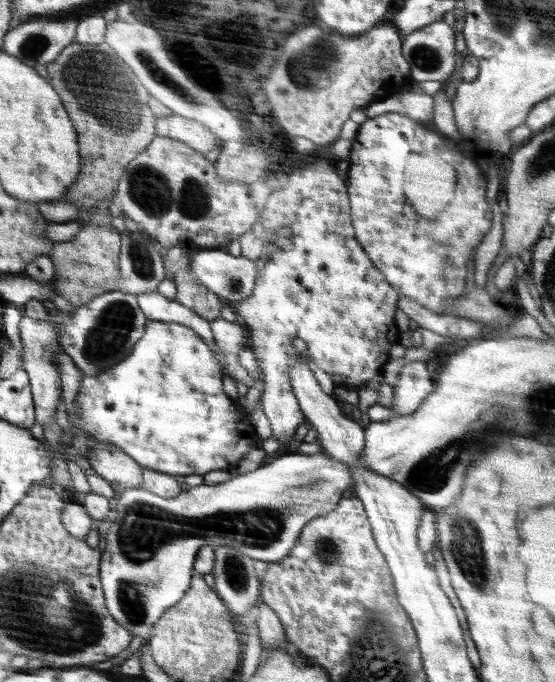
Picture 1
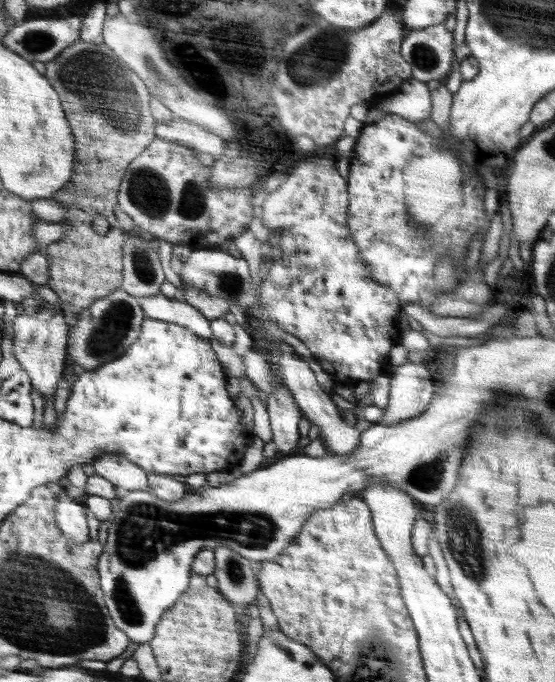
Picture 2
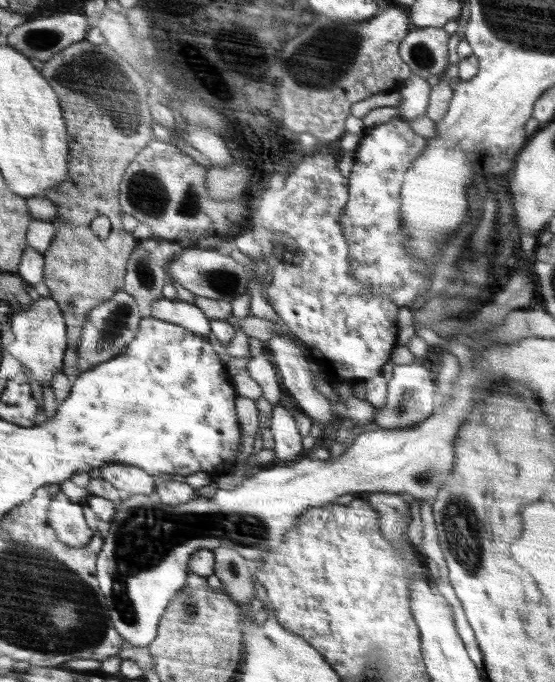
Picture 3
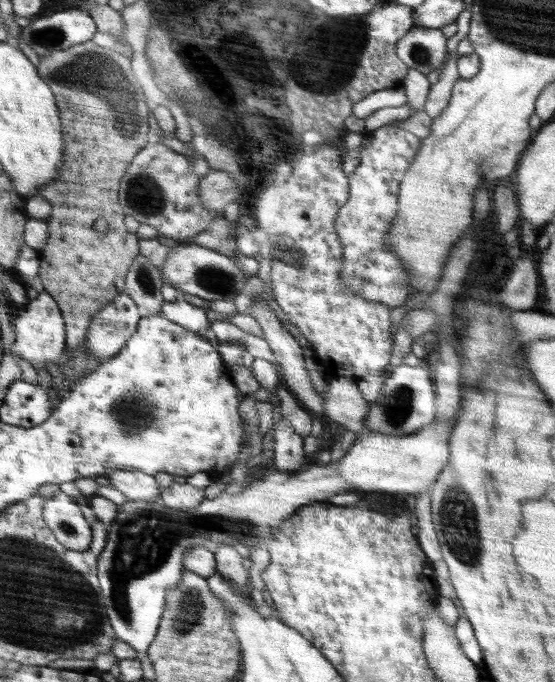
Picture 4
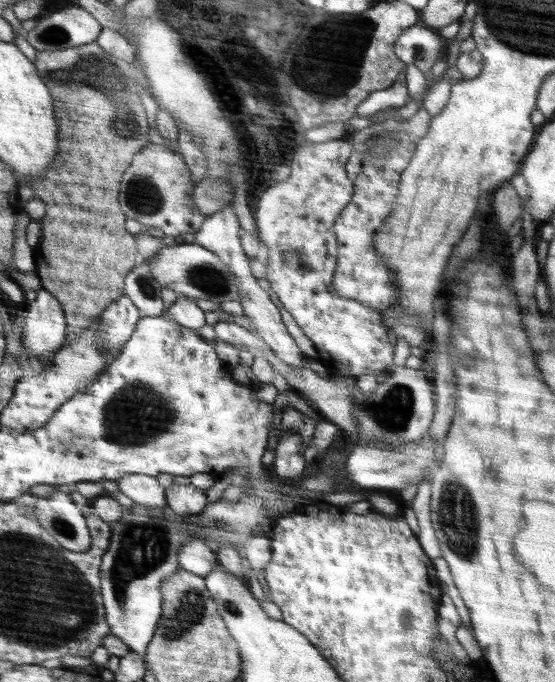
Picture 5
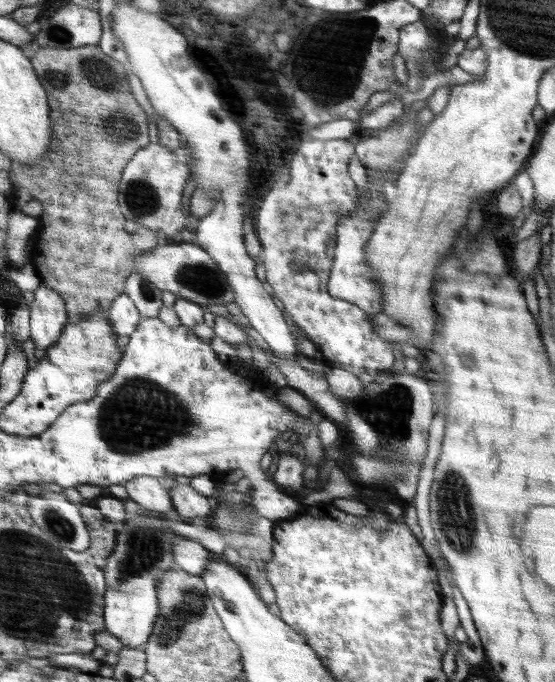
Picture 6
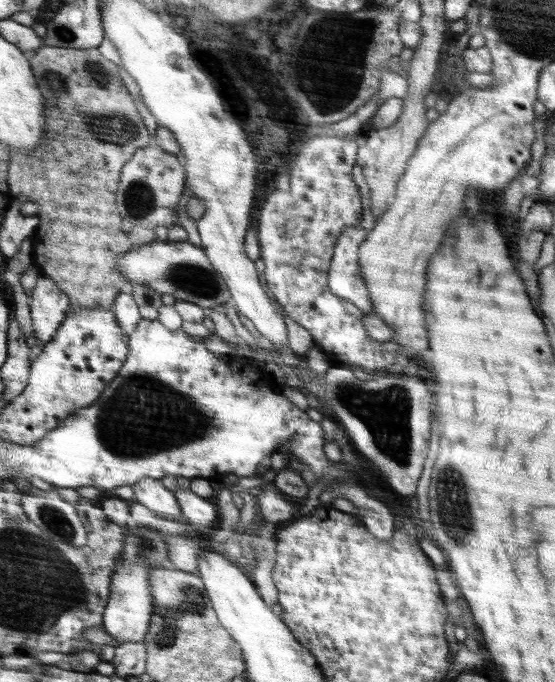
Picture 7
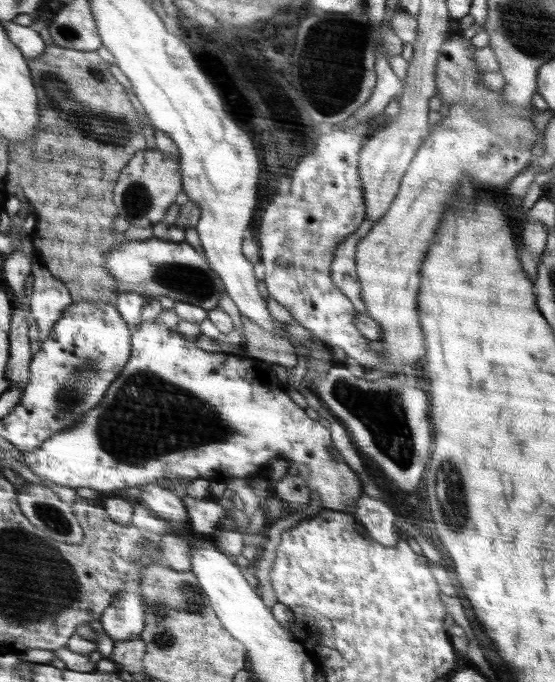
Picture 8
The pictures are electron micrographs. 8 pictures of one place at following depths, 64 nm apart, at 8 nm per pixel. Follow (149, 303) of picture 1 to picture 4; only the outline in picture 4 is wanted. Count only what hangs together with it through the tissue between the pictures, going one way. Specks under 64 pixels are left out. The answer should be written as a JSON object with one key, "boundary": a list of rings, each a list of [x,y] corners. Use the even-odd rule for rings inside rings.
{"boundary":[[[179,297],[174,302],[163,302],[162,310],[158,315],[168,318],[170,322],[174,322],[190,332],[199,334],[211,326],[206,313],[206,310]]]}

